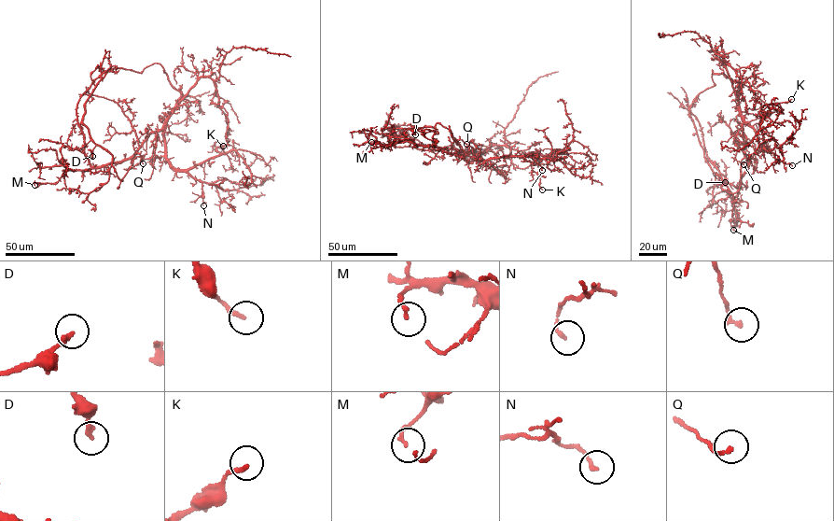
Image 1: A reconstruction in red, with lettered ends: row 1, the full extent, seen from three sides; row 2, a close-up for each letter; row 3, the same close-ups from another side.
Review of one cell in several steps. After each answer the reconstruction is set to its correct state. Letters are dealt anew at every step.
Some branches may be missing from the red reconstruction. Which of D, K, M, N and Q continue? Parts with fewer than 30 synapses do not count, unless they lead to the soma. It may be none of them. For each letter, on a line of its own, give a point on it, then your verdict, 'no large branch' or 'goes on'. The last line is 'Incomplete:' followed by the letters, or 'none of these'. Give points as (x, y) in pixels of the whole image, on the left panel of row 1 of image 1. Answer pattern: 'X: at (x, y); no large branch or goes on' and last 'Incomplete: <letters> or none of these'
D: at (92, 156); no large branch
K: at (223, 146); no large branch
M: at (34, 185); no large branch
N: at (203, 205); no large branch
Q: at (143, 163); no large branch
Incomplete: none of these

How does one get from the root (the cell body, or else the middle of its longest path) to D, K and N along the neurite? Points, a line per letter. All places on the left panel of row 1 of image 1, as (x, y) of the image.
D: (158, 131), (153, 132), (130, 158), (95, 166), (84, 151), (80, 123), (95, 145), (92, 156)
K: (158, 131), (162, 131), (166, 158), (176, 169), (190, 169), (221, 153), (215, 141), (223, 146)
N: (158, 131), (162, 131), (166, 158), (172, 165), (201, 181), (203, 205)

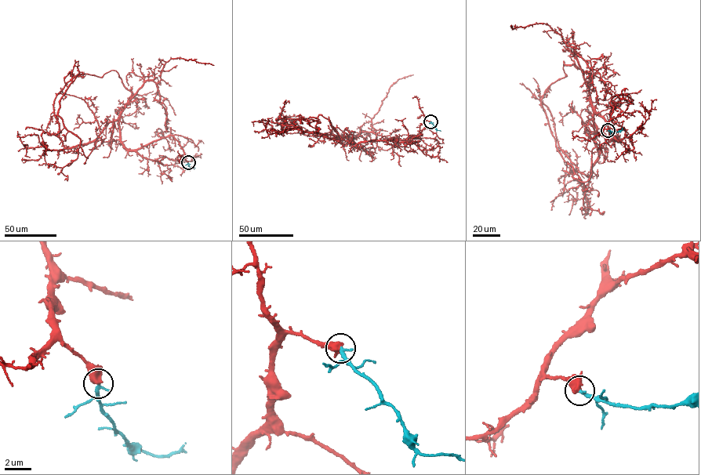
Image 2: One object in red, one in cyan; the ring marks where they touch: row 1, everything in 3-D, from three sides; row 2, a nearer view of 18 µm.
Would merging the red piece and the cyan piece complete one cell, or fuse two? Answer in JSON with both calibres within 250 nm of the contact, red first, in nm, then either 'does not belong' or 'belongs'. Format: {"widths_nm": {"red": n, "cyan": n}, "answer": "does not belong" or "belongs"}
{"widths_nm": {"red": 440, "cyan": 280}, "answer": "belongs"}

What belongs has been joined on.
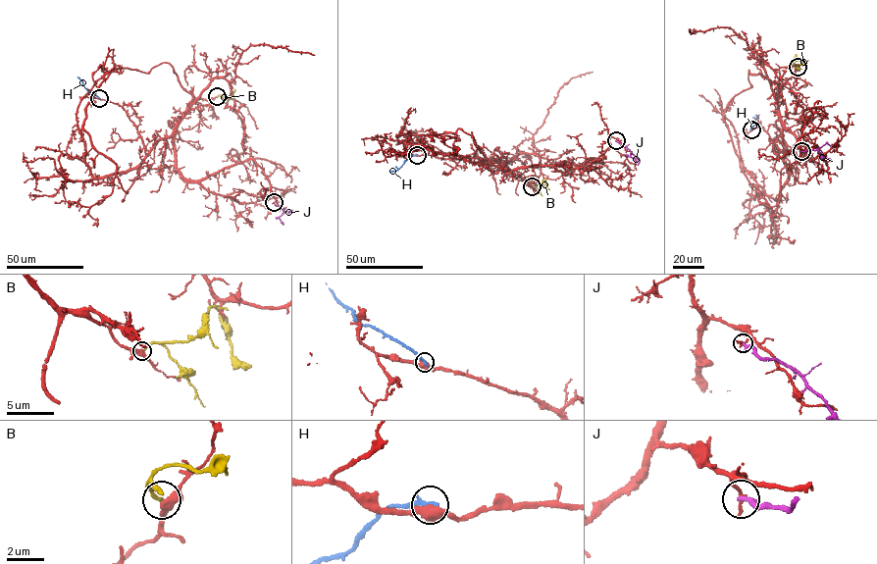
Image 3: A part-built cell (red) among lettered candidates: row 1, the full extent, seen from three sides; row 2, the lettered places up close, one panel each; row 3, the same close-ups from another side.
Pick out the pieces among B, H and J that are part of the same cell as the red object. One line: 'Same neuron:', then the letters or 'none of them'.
Same neuron: none of them

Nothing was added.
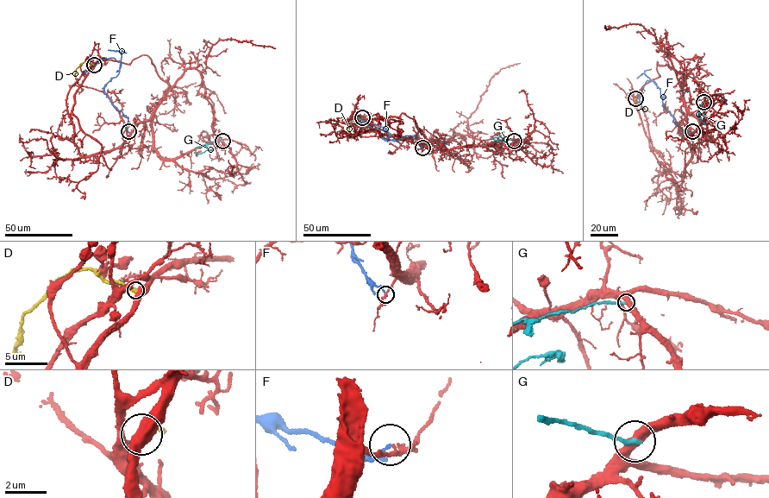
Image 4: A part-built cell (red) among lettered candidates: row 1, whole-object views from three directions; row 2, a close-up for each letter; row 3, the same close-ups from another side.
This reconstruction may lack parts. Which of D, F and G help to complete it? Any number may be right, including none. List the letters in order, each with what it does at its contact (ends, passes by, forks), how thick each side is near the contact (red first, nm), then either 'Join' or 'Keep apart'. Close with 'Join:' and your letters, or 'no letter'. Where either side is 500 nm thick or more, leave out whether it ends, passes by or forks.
D: Thickness 600 nm (red) against 340 nm. Keep apart
F: It ends there. Thickness 170 nm (red) against 130 nm. Keep apart
G: It ends there. Thickness 480 nm (red) against 240 nm. Keep apart
Join: no letter

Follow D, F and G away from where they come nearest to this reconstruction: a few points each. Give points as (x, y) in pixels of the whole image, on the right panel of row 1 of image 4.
D: (635, 98), (650, 112)
F: (692, 131), (672, 122), (659, 89), (651, 81), (647, 80), (640, 91), (640, 101), (644, 106)
G: (703, 102), (697, 113), (702, 124), (704, 115)

